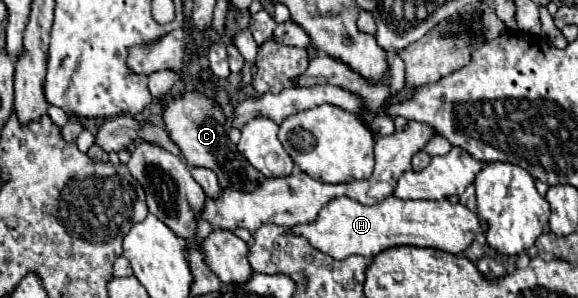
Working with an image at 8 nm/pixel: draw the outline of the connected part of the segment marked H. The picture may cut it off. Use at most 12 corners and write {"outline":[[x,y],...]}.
{"outline":[[327,203],[293,233],[331,255],[459,255],[487,221],[461,203]]}

